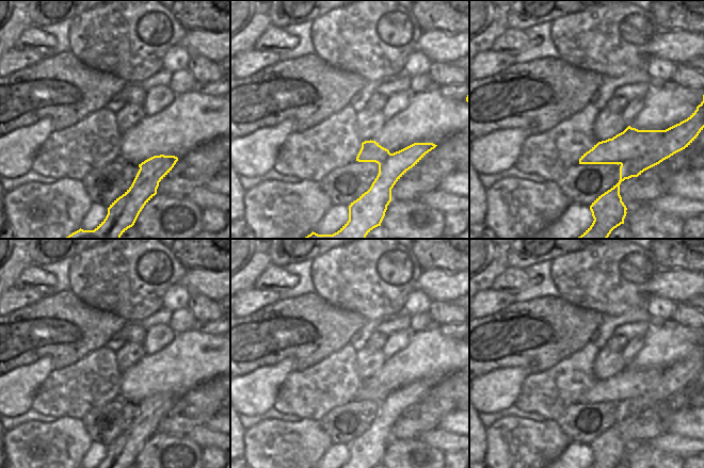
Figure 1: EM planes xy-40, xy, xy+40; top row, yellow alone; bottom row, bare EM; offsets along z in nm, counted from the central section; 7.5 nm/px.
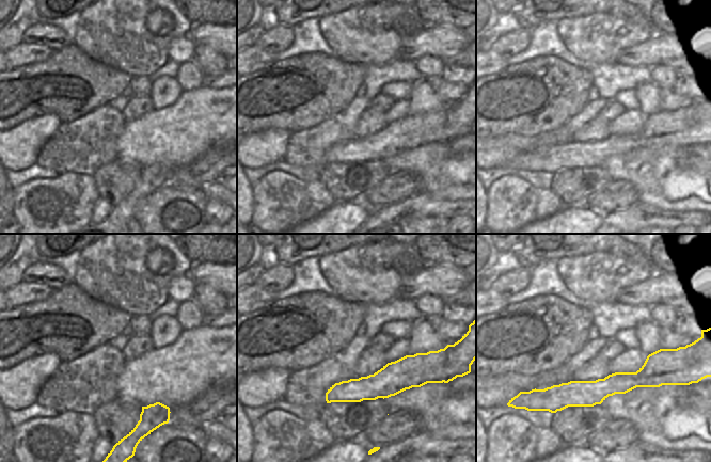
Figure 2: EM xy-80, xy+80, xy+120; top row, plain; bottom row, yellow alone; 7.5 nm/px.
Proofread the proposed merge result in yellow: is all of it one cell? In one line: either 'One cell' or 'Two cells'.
Two cells

